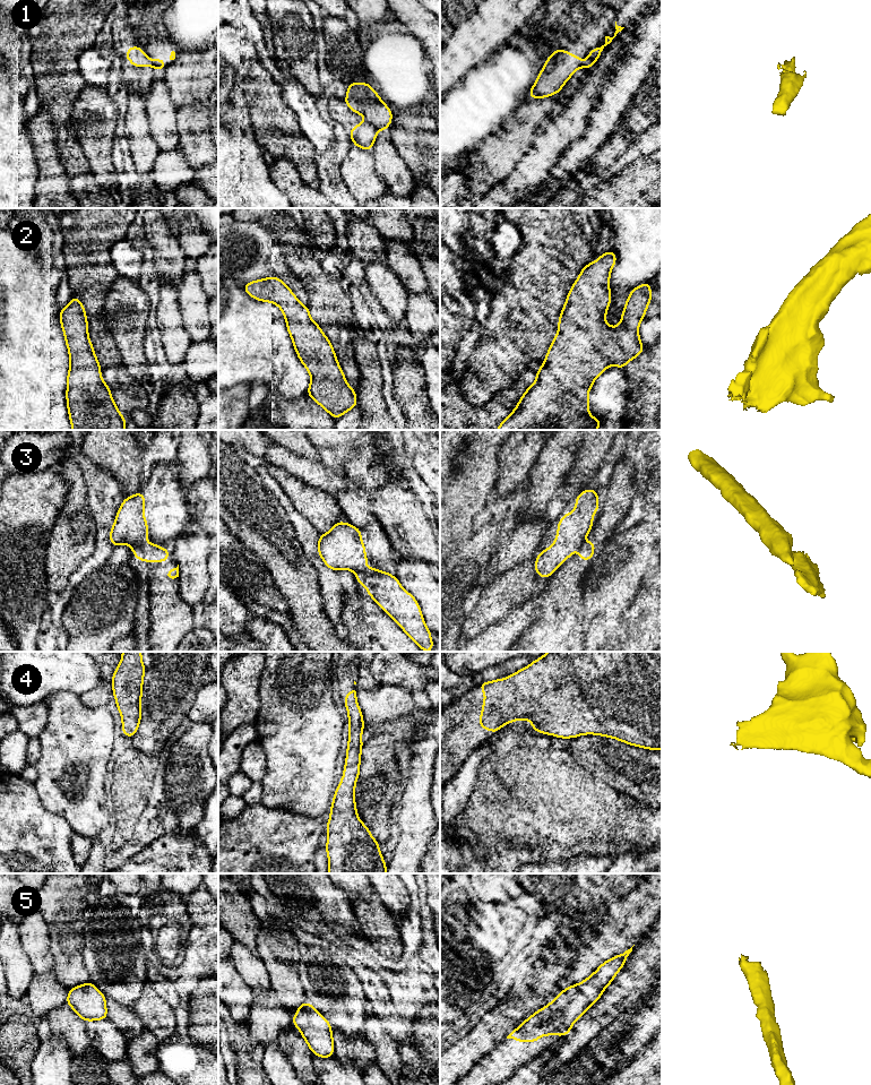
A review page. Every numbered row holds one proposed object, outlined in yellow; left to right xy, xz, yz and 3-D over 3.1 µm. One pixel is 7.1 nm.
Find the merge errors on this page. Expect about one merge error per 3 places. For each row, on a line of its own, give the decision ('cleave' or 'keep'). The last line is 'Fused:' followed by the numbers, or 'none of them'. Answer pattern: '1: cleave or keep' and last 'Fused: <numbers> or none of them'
1: cleave
2: keep
3: cleave
4: keep
5: keep
Fused: 1, 3

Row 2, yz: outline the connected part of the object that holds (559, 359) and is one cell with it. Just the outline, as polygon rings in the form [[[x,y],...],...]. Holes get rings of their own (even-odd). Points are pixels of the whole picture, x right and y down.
[[[604,252],[592,264],[587,264],[574,283],[567,296],[559,318],[559,333],[549,347],[546,359],[536,372],[535,382],[526,389],[511,414],[497,427],[497,430],[597,430],[602,420],[589,416],[588,394],[594,380],[610,365],[624,370],[624,365],[644,352],[639,338],[639,324],[645,318],[648,304],[652,302],[650,282],[633,289],[626,302],[621,321],[613,328],[605,322],[607,307],[612,301],[610,294],[610,273],[615,265],[616,255]]]

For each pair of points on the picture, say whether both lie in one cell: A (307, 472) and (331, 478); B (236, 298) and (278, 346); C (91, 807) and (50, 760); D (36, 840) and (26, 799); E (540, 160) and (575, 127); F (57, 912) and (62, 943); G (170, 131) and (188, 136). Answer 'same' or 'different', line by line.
A: same
B: same
C: same
D: same
E: same
F: different
G: different

